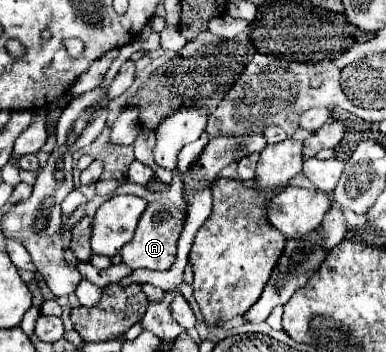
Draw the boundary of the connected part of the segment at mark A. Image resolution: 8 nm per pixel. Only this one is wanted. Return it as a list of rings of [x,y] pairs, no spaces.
[[[156,199],[156,201],[148,203],[148,207],[142,213],[140,223],[136,227],[134,239],[130,243],[126,243],[120,251],[122,261],[130,269],[150,269],[150,271],[170,269],[176,259],[176,241],[180,237],[182,227],[184,227],[184,215],[170,199]]]

